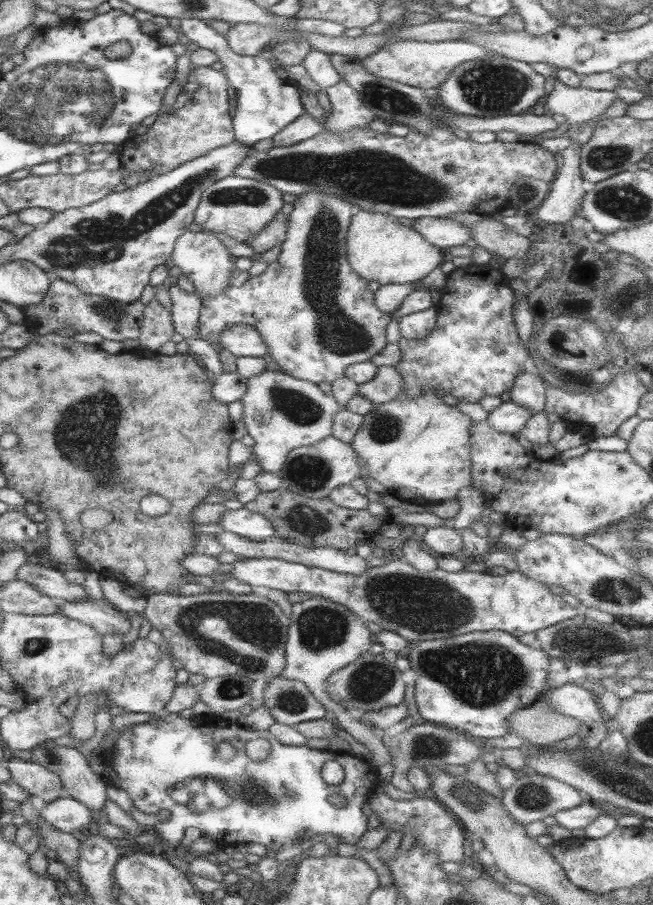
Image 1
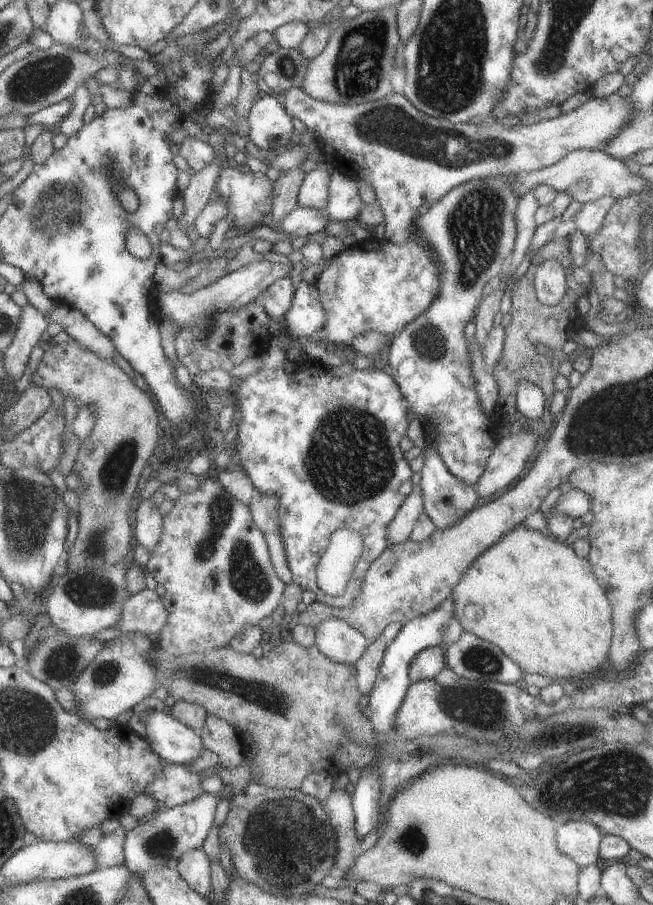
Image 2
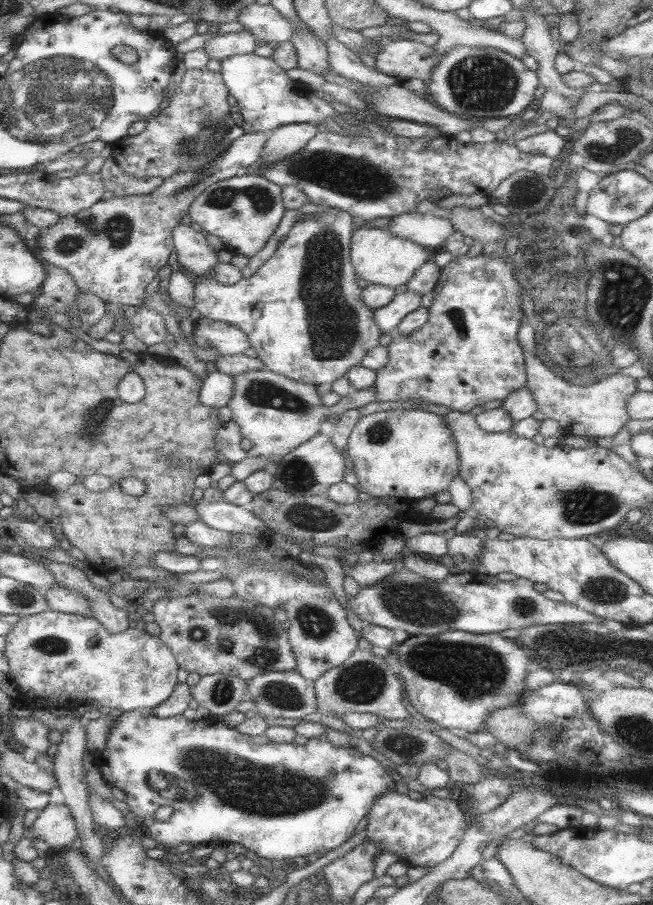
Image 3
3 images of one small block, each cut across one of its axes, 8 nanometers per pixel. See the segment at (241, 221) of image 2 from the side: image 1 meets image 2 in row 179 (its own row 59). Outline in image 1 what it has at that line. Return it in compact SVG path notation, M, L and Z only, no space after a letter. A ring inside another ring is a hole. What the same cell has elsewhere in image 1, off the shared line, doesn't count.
M179 18L179 36L185 36L193 44L197 44L201 50L209 50L215 54L217 62L223 64L223 76L227 76L229 86L235 88L235 114L233 114L233 138L235 144L253 146L261 140L273 138L277 132L281 132L287 124L291 124L295 118L299 118L305 110L299 102L299 92L295 90L295 84L289 80L279 80L273 72L277 66L271 64L265 58L253 56L237 56L229 50L227 38L219 36L215 30L211 30L201 20L187 20Z

